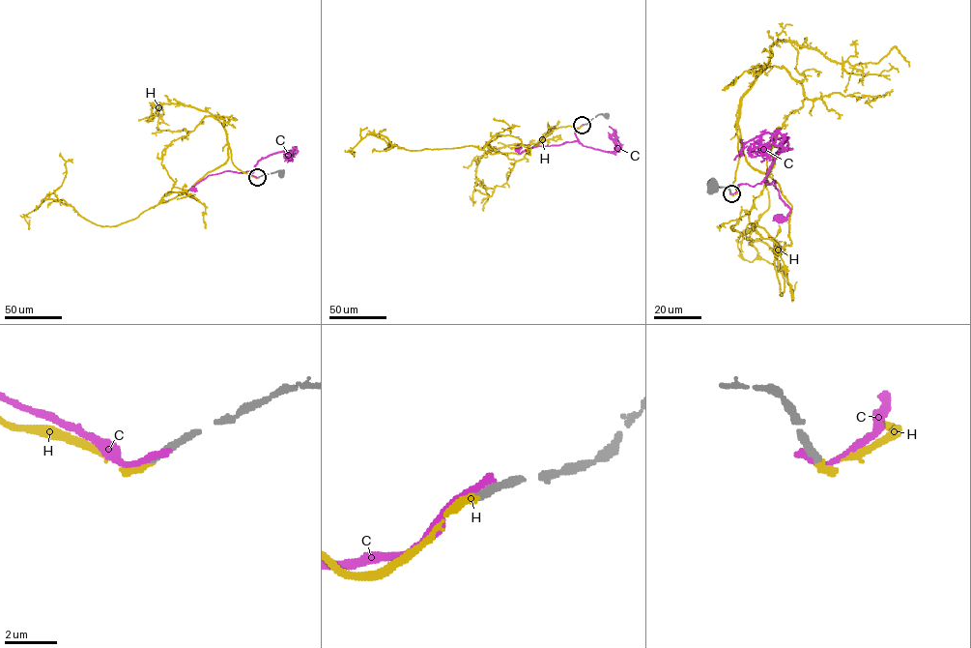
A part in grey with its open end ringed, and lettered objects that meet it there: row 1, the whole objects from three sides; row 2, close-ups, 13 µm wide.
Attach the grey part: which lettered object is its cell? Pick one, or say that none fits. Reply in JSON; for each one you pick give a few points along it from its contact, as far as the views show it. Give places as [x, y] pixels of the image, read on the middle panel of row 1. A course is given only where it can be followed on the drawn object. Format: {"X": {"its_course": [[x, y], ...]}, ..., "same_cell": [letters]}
{"H": {"its_course": [[582, 125], [554, 127], [520, 154], [491, 154], [471, 145], [406, 150], [370, 132], [390, 141], [385, 150]]}, "same_cell": ["H"]}

